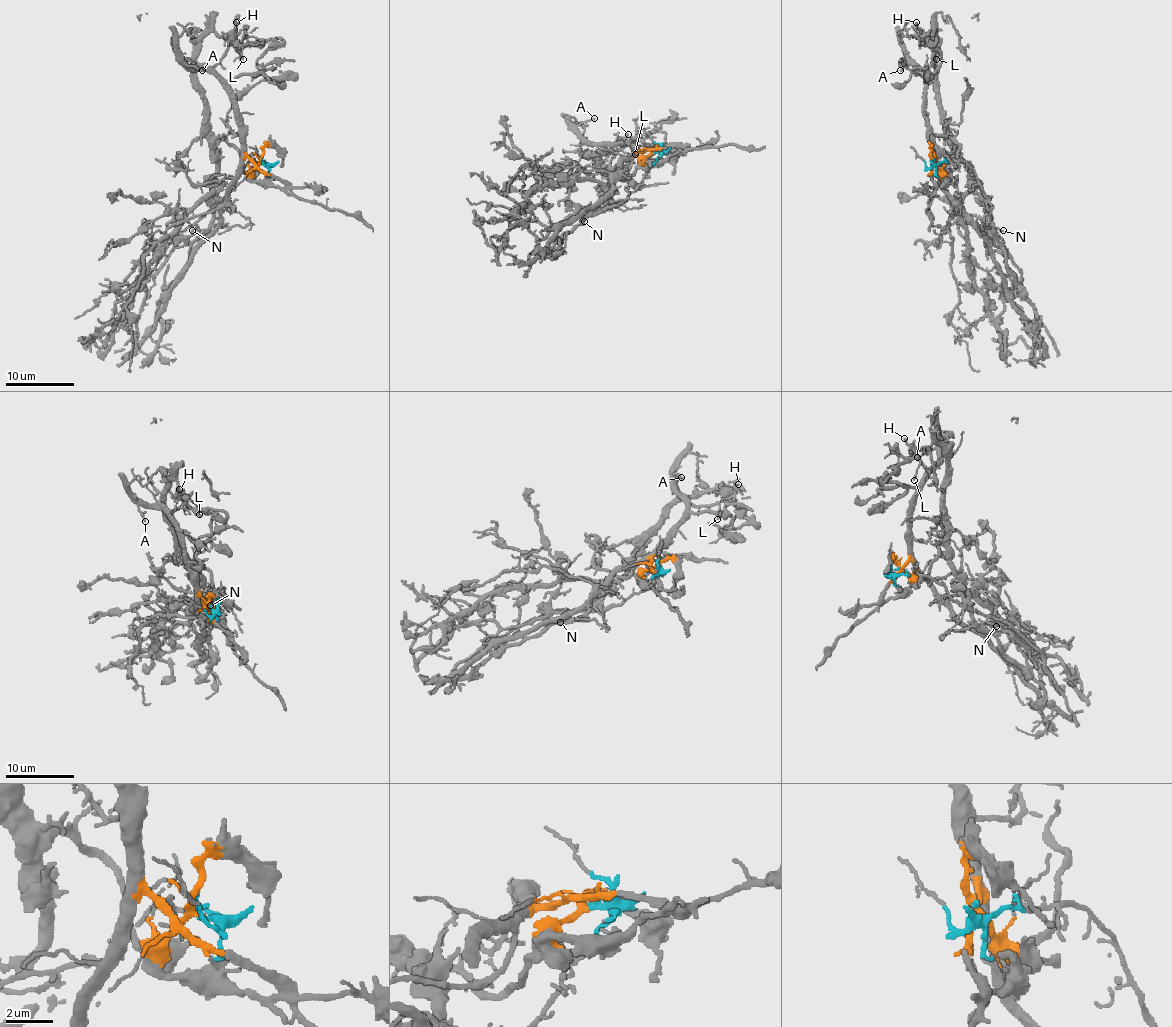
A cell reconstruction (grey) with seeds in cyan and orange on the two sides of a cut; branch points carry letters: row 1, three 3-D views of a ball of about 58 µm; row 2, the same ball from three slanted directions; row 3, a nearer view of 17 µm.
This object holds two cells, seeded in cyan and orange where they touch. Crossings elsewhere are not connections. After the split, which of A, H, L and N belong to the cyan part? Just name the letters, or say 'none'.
N

